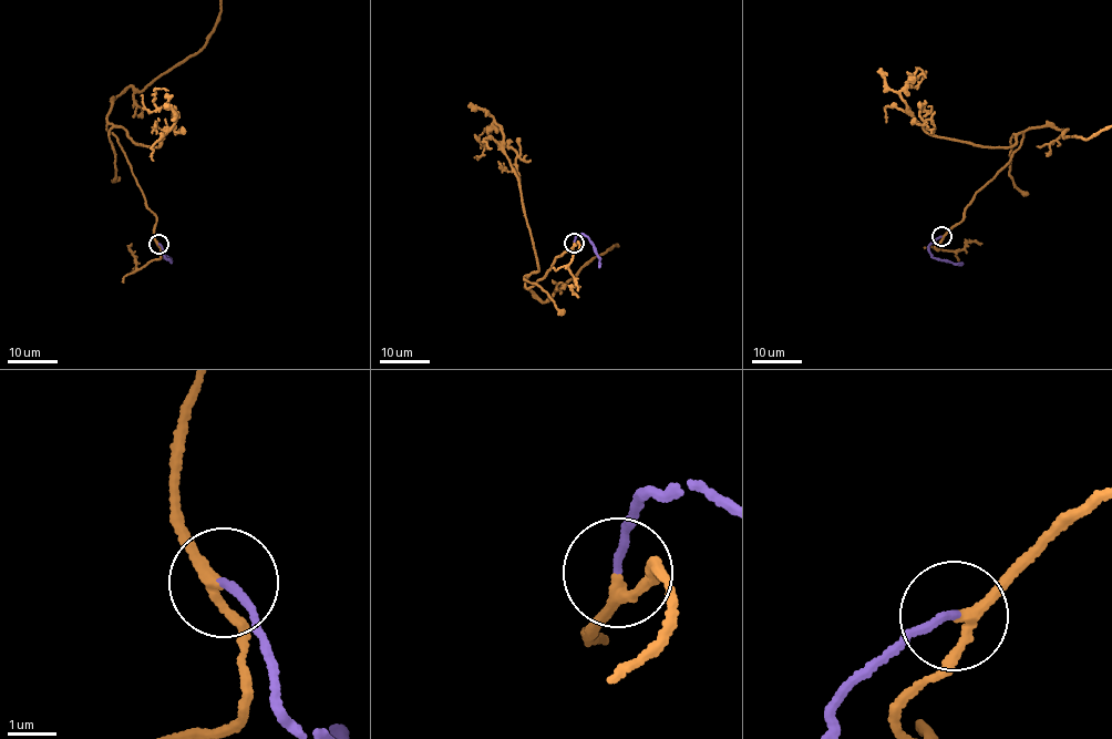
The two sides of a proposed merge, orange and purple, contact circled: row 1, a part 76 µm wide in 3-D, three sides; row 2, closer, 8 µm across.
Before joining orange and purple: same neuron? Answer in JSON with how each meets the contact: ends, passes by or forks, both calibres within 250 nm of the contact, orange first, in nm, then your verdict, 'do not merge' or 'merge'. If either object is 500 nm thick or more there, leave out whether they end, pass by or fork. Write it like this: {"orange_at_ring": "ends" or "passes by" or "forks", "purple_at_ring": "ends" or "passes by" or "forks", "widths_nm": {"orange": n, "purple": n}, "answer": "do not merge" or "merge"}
{"orange_at_ring": "passes by", "purple_at_ring": "ends", "widths_nm": {"orange": 180, "purple": 160}, "answer": "merge"}

